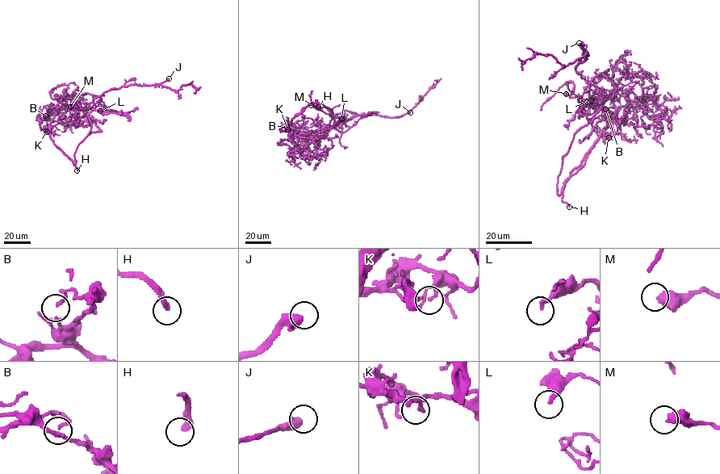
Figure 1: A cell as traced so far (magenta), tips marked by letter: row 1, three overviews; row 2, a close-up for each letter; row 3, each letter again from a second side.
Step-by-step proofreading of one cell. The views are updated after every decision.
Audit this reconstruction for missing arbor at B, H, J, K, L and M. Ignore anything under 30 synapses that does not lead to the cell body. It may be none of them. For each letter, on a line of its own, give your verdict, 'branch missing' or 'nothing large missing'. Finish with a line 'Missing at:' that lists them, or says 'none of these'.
B: nothing large missing
H: branch missing
J: branch missing
K: nothing large missing
L: branch missing
M: nothing large missing
Missing at: H, J, L

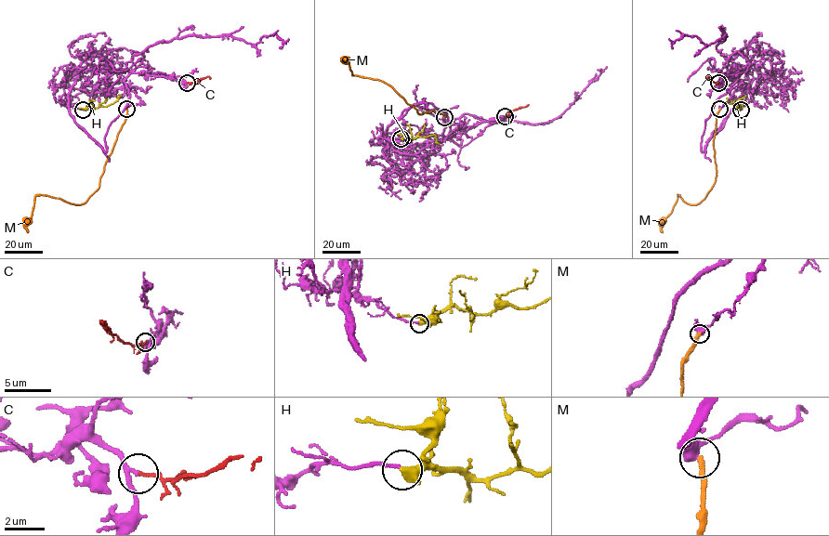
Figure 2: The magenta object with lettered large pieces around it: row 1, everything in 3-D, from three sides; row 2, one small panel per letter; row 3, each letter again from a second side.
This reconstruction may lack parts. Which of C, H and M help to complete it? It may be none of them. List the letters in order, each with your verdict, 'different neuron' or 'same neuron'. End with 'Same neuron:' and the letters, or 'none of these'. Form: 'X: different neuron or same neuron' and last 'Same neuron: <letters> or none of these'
C: same neuron
H: different neuron
M: different neuron
Same neuron: C

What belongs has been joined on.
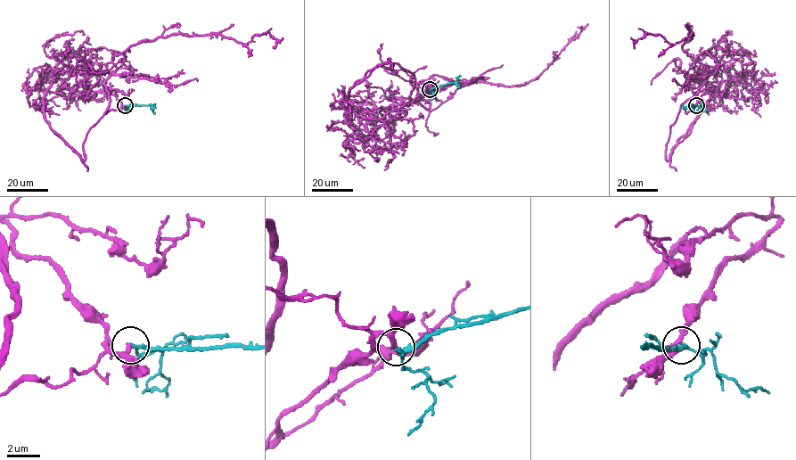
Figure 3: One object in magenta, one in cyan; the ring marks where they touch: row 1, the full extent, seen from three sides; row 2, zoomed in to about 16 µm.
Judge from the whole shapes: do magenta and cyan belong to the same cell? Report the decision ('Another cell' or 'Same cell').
Same cell

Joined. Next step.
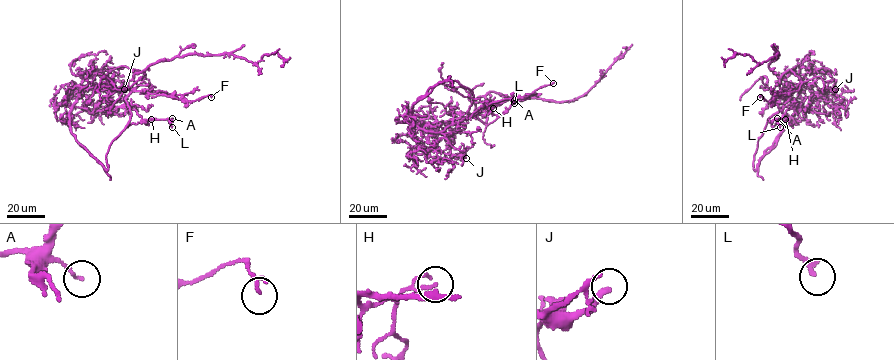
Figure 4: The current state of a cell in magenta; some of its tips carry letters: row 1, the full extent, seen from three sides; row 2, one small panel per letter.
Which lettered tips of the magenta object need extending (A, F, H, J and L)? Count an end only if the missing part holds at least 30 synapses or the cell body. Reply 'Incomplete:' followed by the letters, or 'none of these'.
Incomplete: J

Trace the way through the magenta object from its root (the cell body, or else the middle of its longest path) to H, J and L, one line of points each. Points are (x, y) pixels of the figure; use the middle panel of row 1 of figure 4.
H: (484, 117), (484, 123), (471, 115), (416, 125), (439, 132), (469, 118), (484, 103), (493, 108)
J: (484, 117), (484, 123), (471, 115), (420, 124), (421, 133), (438, 150), (466, 158)
L: (484, 117), (484, 123), (471, 115), (416, 125), (439, 132), (469, 118), (484, 103), (508, 98), (514, 103)

